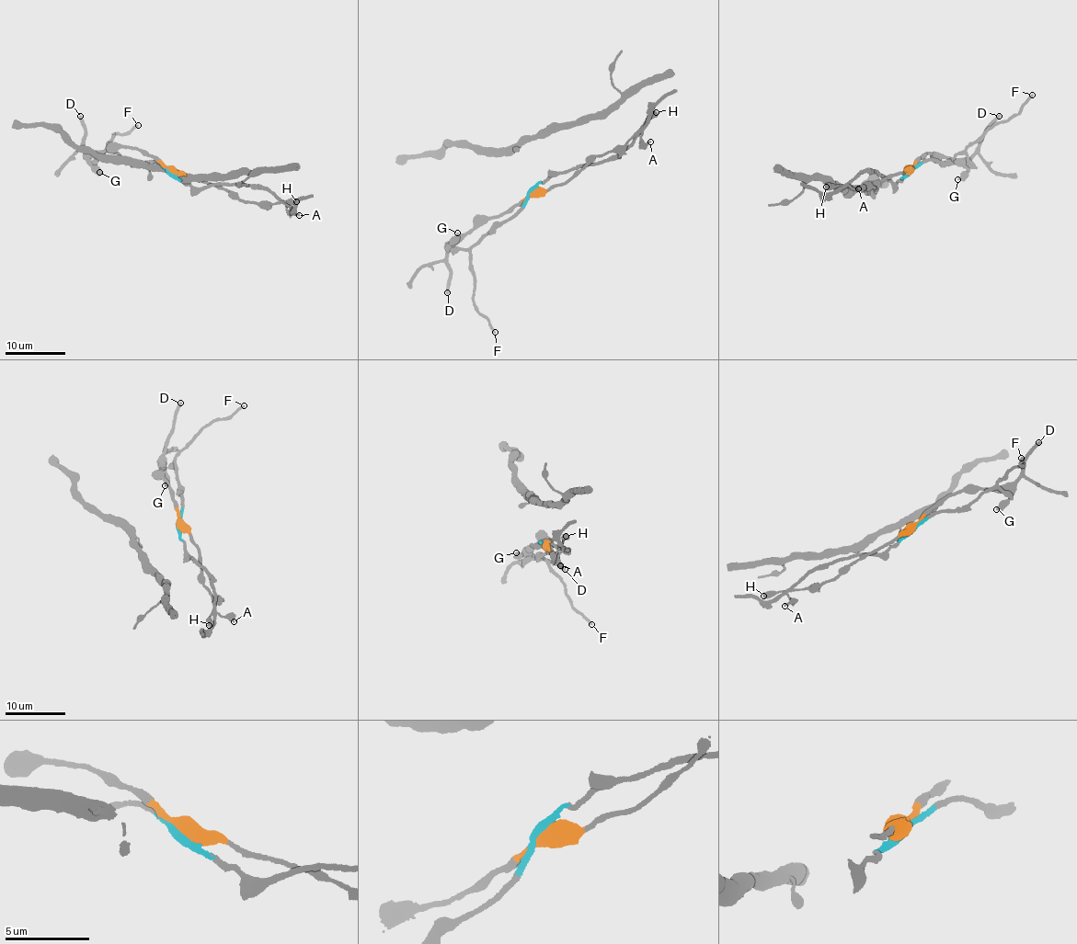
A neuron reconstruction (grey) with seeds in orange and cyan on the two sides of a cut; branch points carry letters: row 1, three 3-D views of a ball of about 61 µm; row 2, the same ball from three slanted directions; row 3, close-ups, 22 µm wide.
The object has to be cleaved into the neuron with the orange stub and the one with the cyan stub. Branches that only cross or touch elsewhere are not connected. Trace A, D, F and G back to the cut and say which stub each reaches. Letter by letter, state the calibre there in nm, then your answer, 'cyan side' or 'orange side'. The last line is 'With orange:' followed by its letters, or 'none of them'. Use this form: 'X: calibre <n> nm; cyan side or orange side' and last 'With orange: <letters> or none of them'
A: calibre 150 nm; cyan side
D: calibre 340 nm; orange side
F: calibre 240 nm; cyan side
G: calibre 440 nm; orange side
With orange: D, G

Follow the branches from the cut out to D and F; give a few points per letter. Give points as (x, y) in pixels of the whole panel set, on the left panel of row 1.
D: (169, 171), (153, 157), (133, 148), (118, 147), (94, 153), (85, 148), (85, 124), (80, 116)
F: (169, 171), (155, 163), (133, 164), (108, 149), (111, 137), (137, 126)

